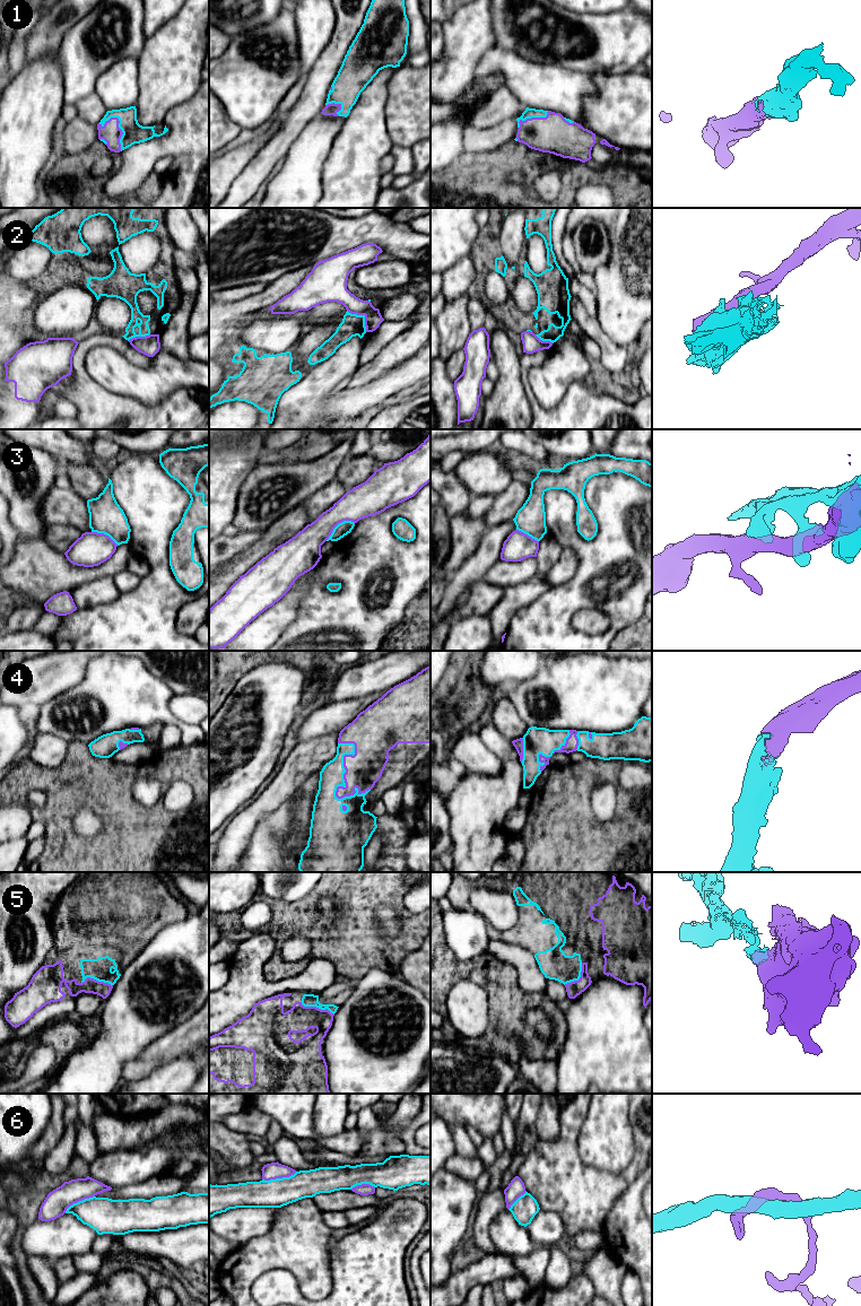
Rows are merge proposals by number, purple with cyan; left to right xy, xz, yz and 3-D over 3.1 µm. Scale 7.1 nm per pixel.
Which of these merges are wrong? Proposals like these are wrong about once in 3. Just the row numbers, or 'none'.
2, 3, 6

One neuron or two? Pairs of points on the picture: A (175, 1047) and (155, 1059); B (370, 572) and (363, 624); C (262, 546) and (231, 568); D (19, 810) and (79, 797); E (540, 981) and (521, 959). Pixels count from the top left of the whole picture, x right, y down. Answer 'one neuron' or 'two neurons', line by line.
A: one neuron
B: one neuron
C: one neuron
D: two neurons
E: one neuron

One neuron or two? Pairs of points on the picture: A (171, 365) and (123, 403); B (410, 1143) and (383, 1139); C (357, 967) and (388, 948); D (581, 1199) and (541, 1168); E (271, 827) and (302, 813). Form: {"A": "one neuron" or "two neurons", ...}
{"A": "two neurons", "B": "two neurons", "C": "one neuron", "D": "one neuron", "E": "one neuron"}

